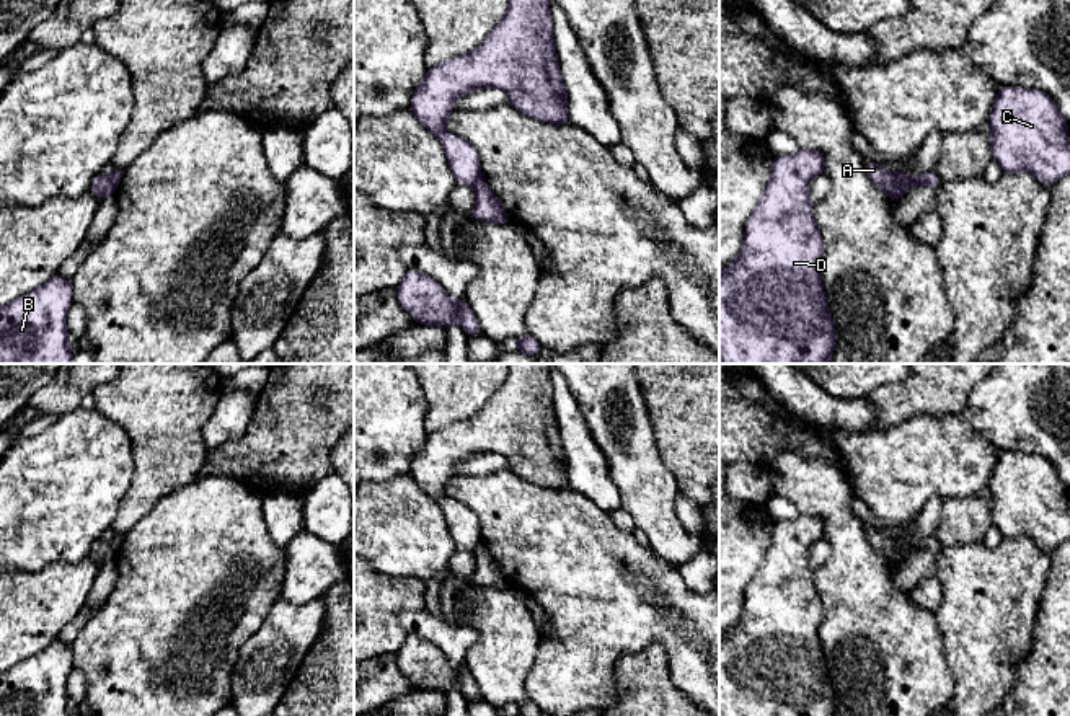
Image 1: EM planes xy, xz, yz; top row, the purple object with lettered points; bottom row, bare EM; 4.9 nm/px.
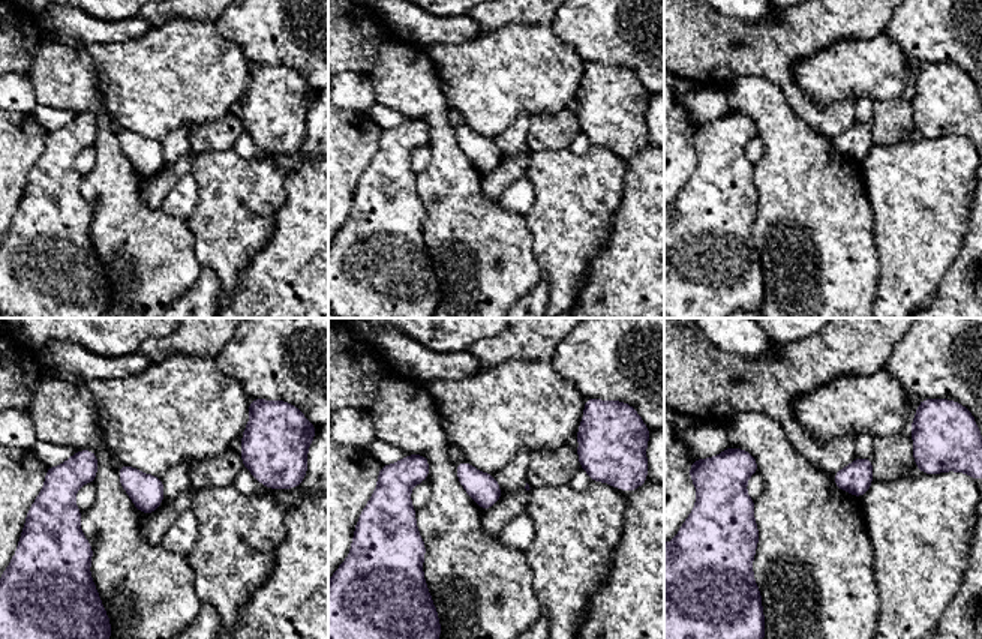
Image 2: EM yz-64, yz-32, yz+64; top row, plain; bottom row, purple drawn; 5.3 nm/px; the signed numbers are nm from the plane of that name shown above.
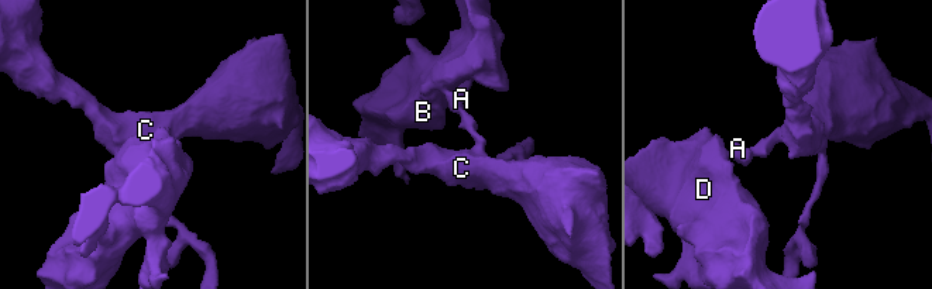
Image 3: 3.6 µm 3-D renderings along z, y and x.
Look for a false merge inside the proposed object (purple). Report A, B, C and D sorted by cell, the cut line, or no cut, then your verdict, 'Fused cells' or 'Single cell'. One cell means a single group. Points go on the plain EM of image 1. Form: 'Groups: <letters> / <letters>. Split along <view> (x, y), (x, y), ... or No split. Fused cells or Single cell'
Groups: A B D / C. Split along yz (899, 535), (901, 547), (907, 553). Fused cells

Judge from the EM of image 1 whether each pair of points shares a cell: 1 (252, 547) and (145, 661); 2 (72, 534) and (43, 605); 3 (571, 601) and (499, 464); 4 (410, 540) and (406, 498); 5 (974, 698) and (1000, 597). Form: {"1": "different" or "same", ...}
{"1": "same", "2": "different", "3": "different", "4": "same", "5": "same"}

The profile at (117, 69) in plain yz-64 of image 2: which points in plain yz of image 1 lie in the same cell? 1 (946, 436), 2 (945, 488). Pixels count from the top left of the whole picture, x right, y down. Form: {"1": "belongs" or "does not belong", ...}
{"1": "belongs", "2": "belongs"}

